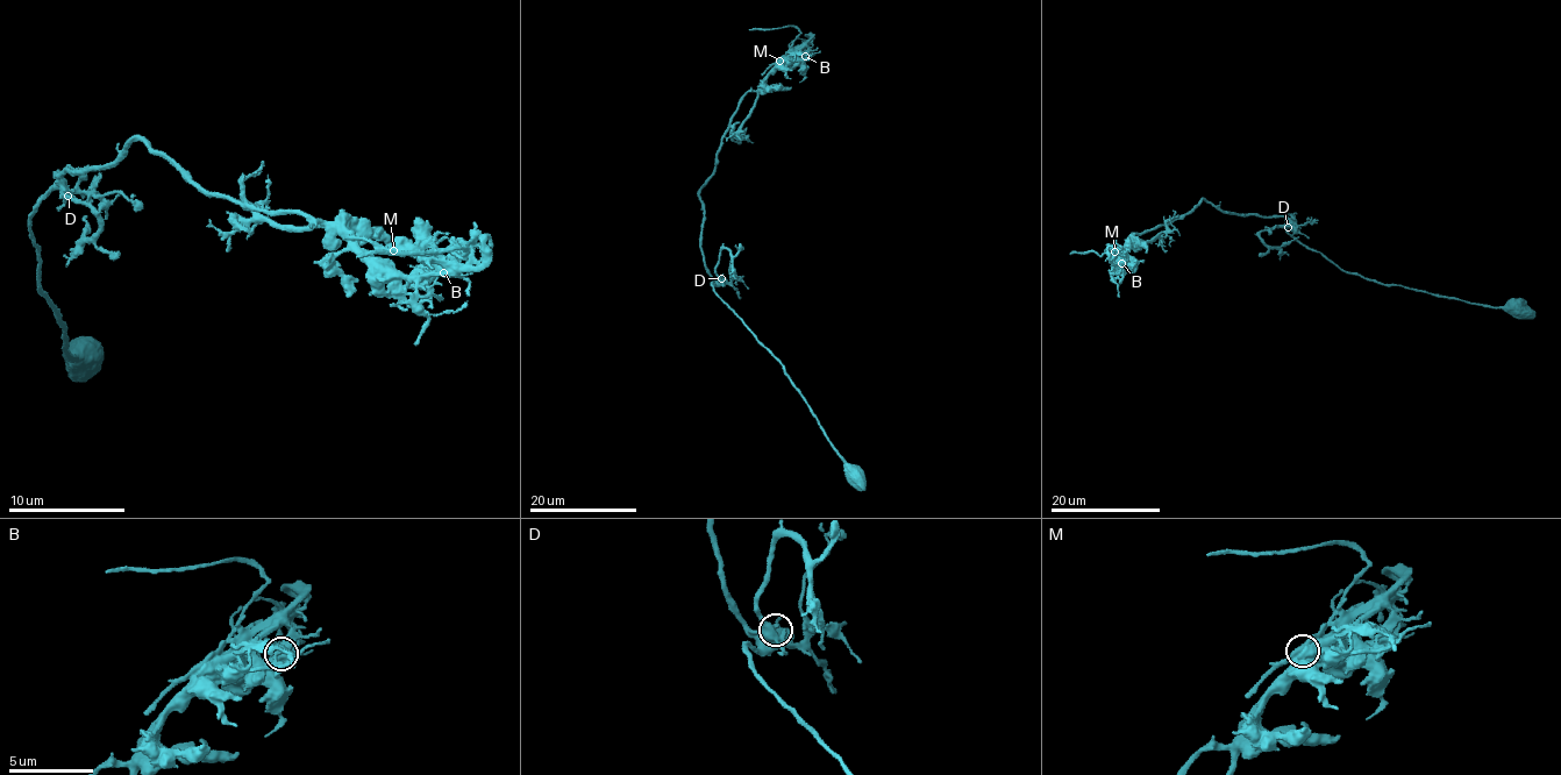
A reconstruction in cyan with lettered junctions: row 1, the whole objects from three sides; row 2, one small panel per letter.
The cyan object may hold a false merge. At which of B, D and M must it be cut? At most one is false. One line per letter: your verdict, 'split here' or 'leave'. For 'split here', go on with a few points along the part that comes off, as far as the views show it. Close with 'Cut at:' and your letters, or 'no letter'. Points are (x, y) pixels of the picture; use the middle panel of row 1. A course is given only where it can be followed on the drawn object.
B: leave
D: leave
M: split here; foreign part runs (779, 59), (799, 33), (795, 26), (749, 29)
Cut at: M

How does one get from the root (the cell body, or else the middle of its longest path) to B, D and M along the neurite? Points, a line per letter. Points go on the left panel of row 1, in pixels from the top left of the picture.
B: (79, 358), (30, 221), (56, 175), (136, 140), (208, 191), (318, 219), (404, 276), (443, 272)
D: (79, 358), (65, 352), (62, 314), (41, 292), (36, 269), (42, 261), (29, 224), (52, 189), (68, 196)
M: (79, 358), (41, 292), (30, 221), (56, 175), (120, 160), (136, 140), (208, 191), (394, 249)

